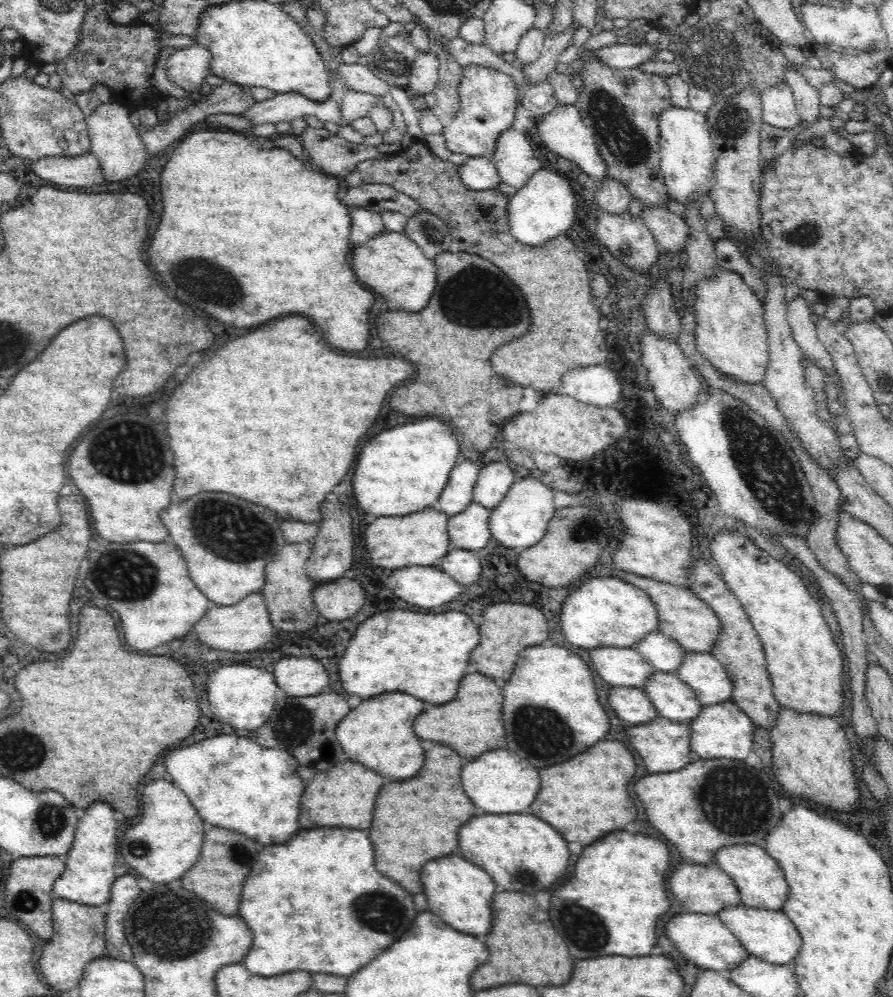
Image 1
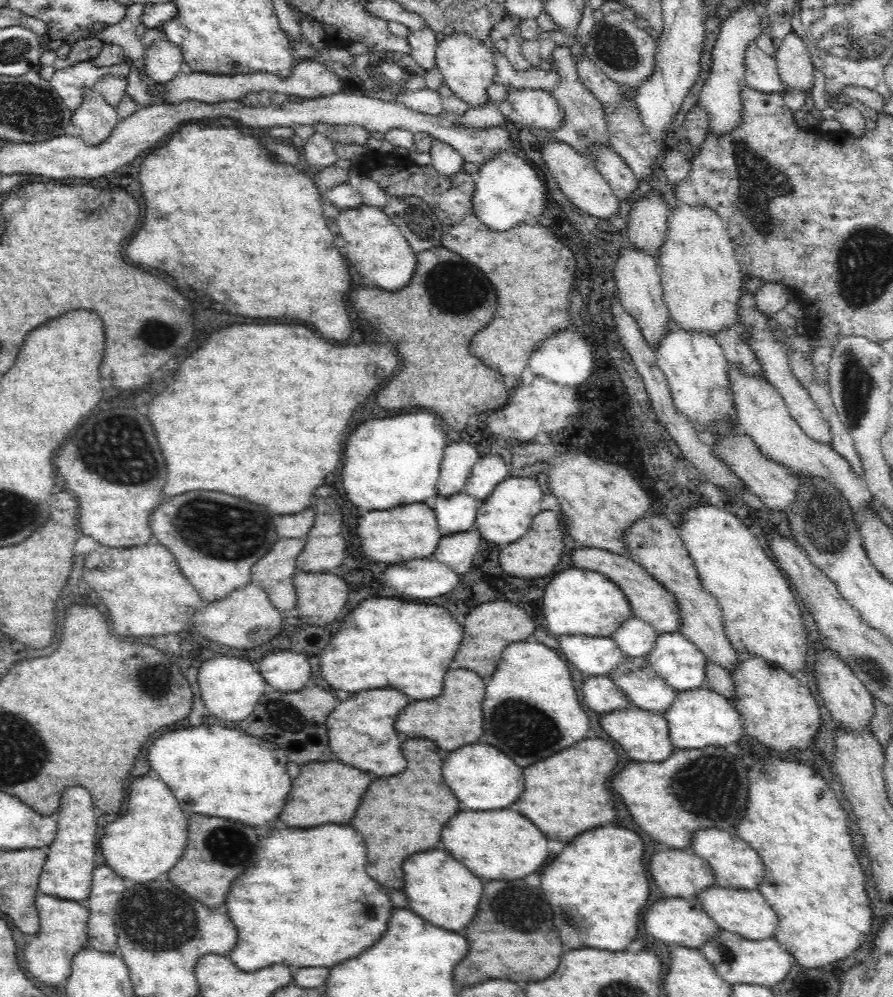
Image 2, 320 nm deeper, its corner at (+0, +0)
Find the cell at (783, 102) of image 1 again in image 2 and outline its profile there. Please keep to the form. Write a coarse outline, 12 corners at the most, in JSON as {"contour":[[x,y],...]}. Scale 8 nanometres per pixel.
{"contour":[[748,42],[745,84],[767,94],[786,92],[775,57]]}

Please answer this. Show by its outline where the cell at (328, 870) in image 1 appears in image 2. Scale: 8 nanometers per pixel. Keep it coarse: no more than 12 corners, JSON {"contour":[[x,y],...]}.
{"contour":[[348,826],[270,830],[226,896],[234,964],[330,968],[386,932]]}

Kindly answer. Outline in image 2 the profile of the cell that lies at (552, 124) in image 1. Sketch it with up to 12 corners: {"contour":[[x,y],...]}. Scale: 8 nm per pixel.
{"contour":[[506,86],[528,127],[560,128],[558,101],[540,88]]}

